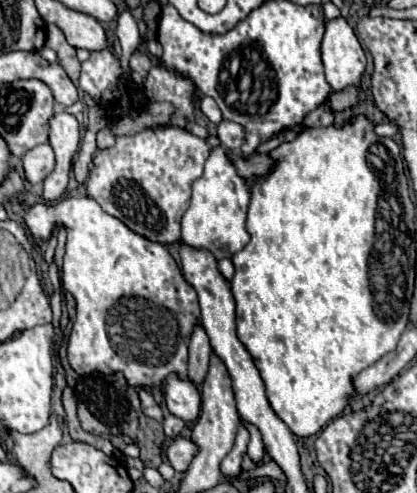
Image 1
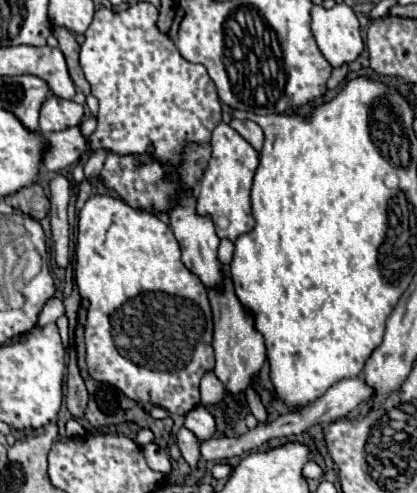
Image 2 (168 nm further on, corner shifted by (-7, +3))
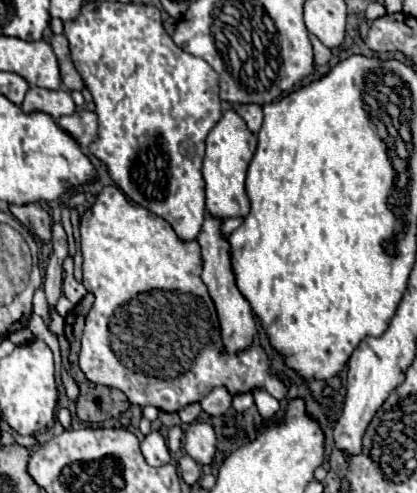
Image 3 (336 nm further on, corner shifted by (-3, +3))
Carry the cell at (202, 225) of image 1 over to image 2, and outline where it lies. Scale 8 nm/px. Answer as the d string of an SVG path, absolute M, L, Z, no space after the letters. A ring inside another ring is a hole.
M220 122L212 132L212 158L204 172L204 178L200 180L200 186L196 190L196 212L200 216L210 216L216 224L218 238L226 238L230 242L236 242L240 234L248 234L254 228L252 218L252 206L250 206L250 188L252 178L256 174L258 166L258 154L256 150L228 124ZM224 220L224 230L222 222Z

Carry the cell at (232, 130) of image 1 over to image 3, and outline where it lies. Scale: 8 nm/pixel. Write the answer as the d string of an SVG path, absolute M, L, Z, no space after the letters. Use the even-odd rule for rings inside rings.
M240 104L240 106L236 106L236 110L246 120L248 130L256 134L260 130L260 126L262 126L262 120L264 120L262 106L256 106L256 104Z

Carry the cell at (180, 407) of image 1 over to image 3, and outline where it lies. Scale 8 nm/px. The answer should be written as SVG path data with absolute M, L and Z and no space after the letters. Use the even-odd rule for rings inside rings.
M194 422L186 430L186 454L192 456L200 466L208 466L216 454L216 434L210 424Z

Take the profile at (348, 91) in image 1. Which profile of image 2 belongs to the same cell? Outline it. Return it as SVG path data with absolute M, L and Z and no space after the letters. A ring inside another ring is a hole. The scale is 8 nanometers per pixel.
M340 66L340 68L334 68L334 72L332 72L332 76L330 76L330 80L328 80L328 90L334 90L338 84L342 84L344 80L346 80L346 76L348 76L348 66Z

